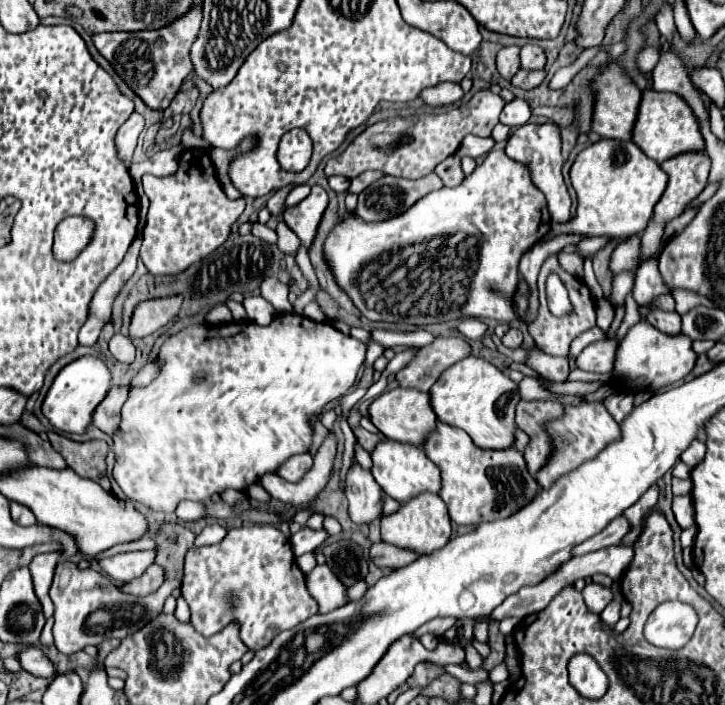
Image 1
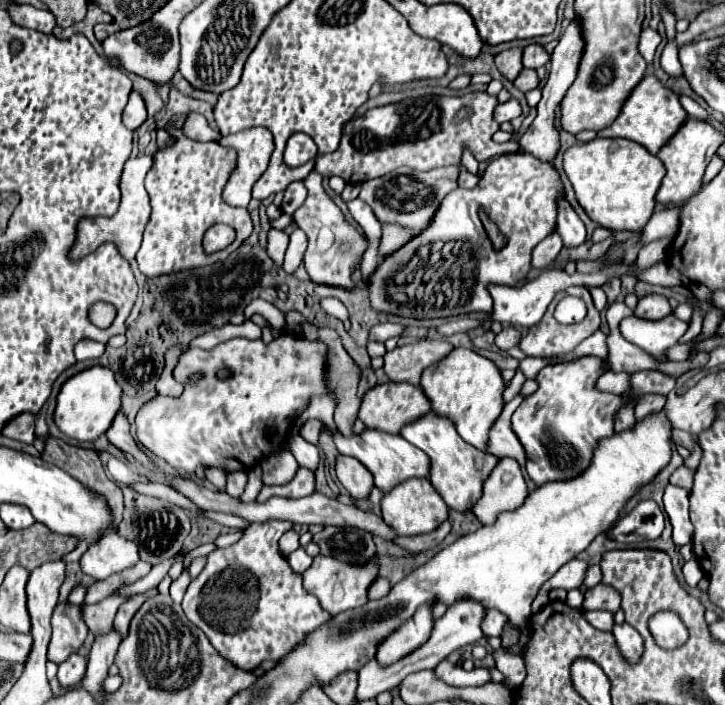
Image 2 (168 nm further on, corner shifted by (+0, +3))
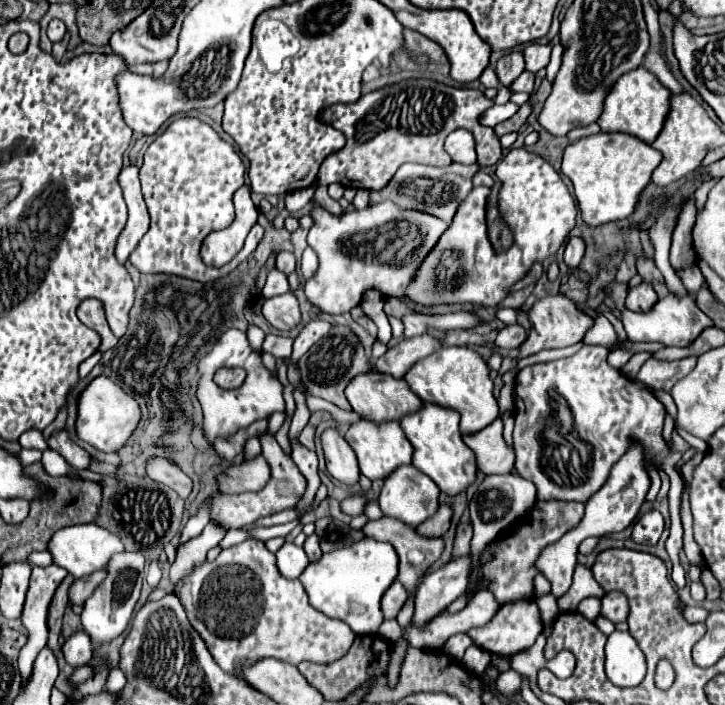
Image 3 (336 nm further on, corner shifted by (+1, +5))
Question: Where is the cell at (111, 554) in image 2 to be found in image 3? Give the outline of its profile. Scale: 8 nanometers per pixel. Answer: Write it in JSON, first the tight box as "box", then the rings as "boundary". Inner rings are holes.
{"box":[48,524,122,578],"boundary":[[[80,524],[80,526],[68,526],[58,530],[48,544],[48,552],[52,554],[52,562],[60,568],[66,568],[74,578],[76,576],[88,576],[88,572],[102,570],[106,566],[106,560],[110,560],[112,554],[122,552],[122,542],[112,532],[106,532],[104,528],[98,528],[96,524]]]}

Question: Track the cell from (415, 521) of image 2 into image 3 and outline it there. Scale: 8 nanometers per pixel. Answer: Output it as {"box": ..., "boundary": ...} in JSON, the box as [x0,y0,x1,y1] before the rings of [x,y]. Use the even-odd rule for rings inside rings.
{"box":[378,464,440,526],"boundary":[[[406,464],[406,466],[396,468],[384,480],[384,488],[382,488],[382,494],[378,498],[378,504],[380,504],[380,508],[382,508],[382,512],[386,516],[402,520],[402,522],[406,522],[410,526],[418,526],[438,510],[438,504],[440,504],[438,498],[440,498],[438,486],[426,474],[418,472],[418,468],[414,468],[412,464]]]}

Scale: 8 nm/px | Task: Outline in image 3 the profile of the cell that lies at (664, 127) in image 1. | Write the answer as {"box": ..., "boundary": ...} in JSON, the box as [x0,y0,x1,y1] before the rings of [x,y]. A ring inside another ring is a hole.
{"box":[598,66,670,144],"boundary":[[[640,66],[616,80],[616,84],[612,86],[610,94],[604,100],[604,110],[598,118],[598,124],[602,132],[624,132],[652,144],[662,130],[668,106],[670,106],[670,90],[662,86],[660,80],[650,70]]]}

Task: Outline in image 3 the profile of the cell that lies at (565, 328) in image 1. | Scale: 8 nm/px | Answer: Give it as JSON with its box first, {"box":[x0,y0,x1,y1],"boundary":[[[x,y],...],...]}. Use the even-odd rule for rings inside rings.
{"box":[520,296,592,358],"boundary":[[[548,296],[532,306],[528,312],[528,318],[532,322],[532,330],[528,340],[520,346],[520,358],[536,354],[546,348],[566,348],[582,340],[586,330],[592,326],[592,318],[578,310],[578,304],[566,296]]]}

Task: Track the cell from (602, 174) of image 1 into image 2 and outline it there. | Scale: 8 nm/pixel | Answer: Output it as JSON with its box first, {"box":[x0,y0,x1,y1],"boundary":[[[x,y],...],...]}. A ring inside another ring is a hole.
{"box":[563,138,665,232],"boundary":[[[595,138],[587,144],[579,142],[579,144],[571,146],[563,156],[563,168],[565,168],[569,182],[573,184],[579,204],[583,206],[587,216],[611,232],[621,232],[621,230],[637,232],[647,224],[647,220],[651,218],[653,208],[655,208],[655,194],[665,176],[665,166],[657,156],[649,154],[641,144],[631,142],[631,140],[621,140],[621,138],[611,138],[611,140]]]}

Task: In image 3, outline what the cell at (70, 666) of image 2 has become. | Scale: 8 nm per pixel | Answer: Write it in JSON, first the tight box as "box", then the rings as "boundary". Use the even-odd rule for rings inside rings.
{"box":[62,630,94,668],"boundary":[[[80,630],[80,632],[74,632],[70,638],[66,638],[66,644],[62,646],[62,652],[64,652],[66,662],[72,668],[80,668],[92,658],[94,646],[92,646],[90,636],[84,630]]]}

